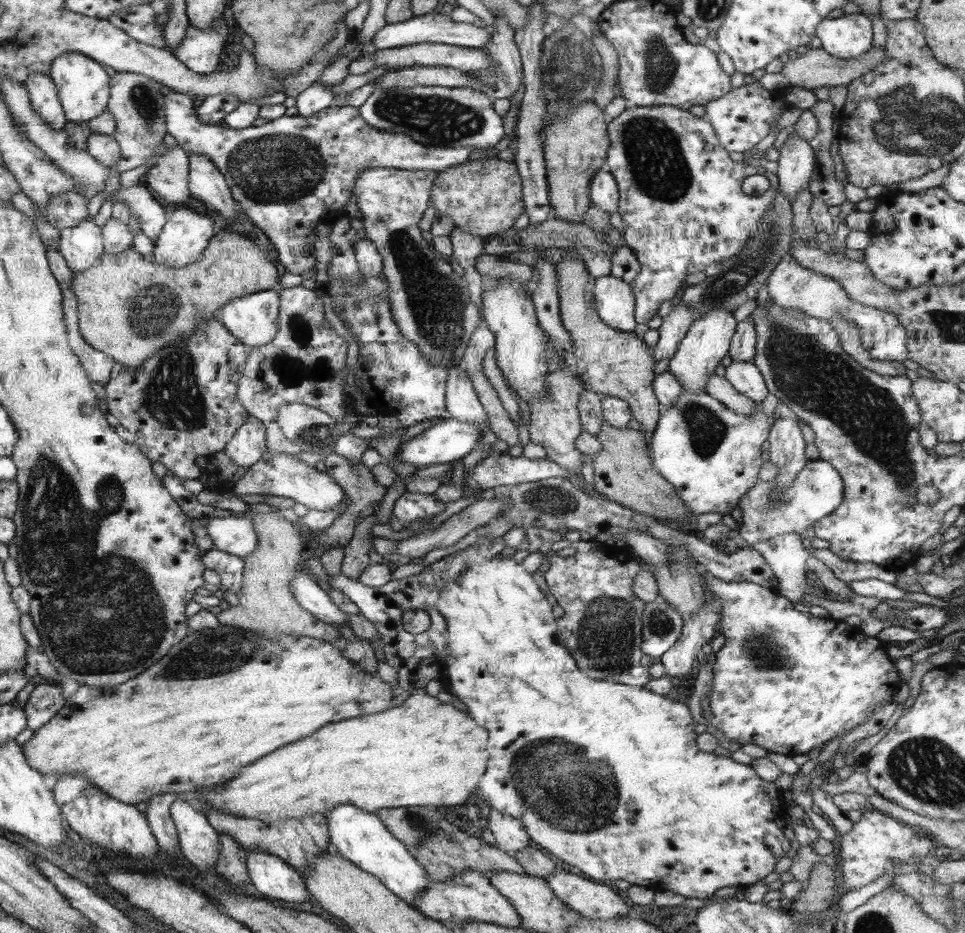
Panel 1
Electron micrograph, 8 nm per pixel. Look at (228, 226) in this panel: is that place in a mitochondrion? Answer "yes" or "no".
no

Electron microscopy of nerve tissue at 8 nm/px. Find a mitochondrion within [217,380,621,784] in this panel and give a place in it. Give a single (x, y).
(554, 501)

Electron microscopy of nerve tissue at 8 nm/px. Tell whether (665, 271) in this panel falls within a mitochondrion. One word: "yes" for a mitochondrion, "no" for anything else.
no

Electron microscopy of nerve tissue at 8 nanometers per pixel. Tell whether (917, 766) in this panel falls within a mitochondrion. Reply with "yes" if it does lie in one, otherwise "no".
yes

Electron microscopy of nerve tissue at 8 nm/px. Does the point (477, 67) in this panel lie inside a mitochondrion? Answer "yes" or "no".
no

